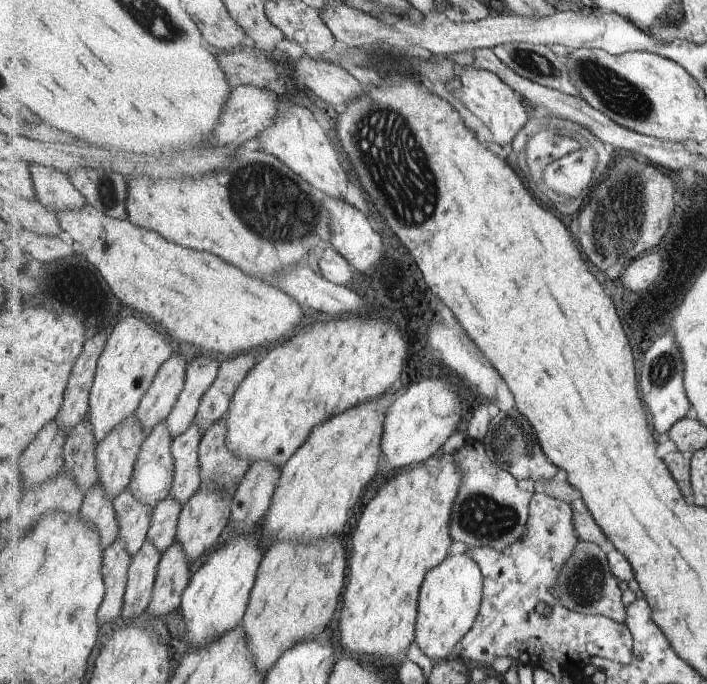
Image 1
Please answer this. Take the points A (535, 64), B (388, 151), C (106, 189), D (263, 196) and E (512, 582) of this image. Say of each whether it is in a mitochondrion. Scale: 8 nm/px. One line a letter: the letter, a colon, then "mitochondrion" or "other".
A: mitochondrion
B: mitochondrion
C: mitochondrion
D: mitochondrion
E: other

